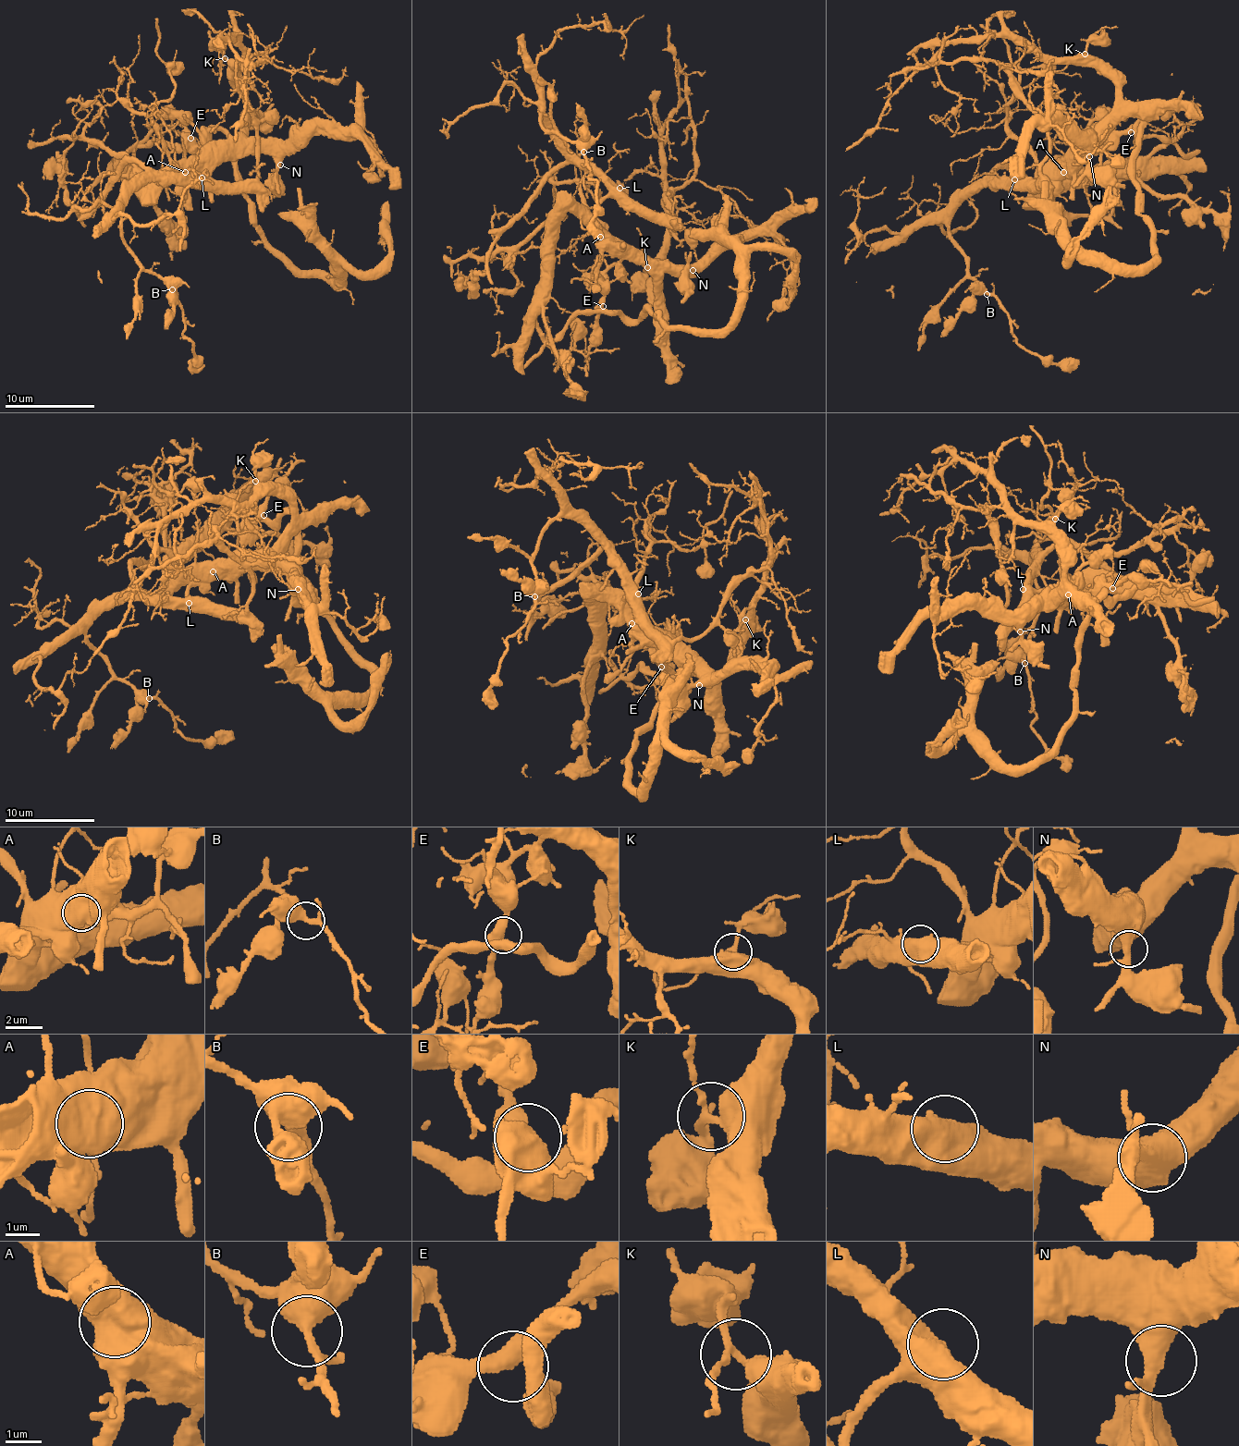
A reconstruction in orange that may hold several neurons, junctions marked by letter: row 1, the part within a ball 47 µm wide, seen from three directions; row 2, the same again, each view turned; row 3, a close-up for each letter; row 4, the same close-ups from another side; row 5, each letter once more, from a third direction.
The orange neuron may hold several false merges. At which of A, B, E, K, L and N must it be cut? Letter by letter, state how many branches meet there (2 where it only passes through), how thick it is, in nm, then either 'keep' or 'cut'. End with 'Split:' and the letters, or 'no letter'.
A: branches 1; calibre 1050 nm; cut
B: branches 3; calibre 340 nm; keep
E: branches 3; calibre 380 nm; keep
K: branches 3; calibre 280 nm; keep
L: branches 1; calibre 1000 nm; keep
N: branches 3; calibre 400 nm; keep
Split: A

